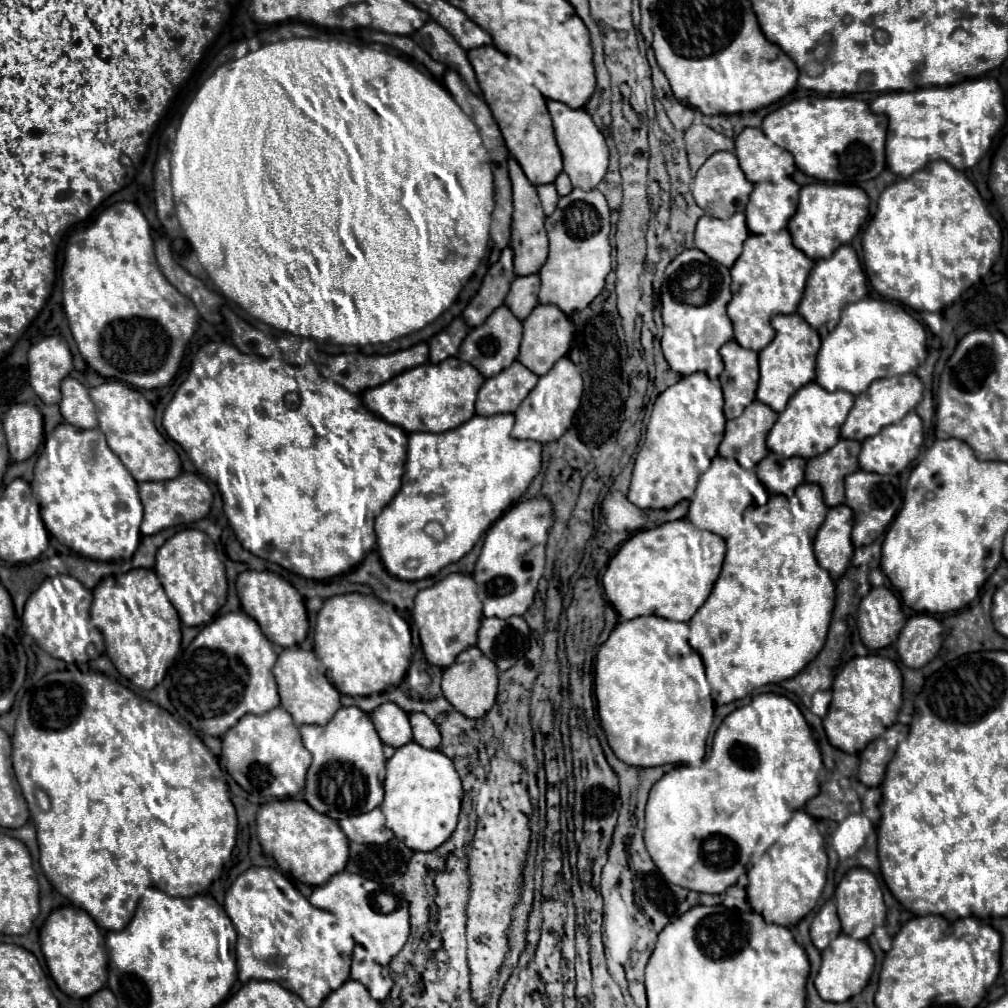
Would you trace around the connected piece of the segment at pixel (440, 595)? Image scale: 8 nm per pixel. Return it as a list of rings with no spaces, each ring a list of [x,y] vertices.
[[[450,573],[442,581],[416,595],[414,623],[420,633],[422,649],[432,665],[442,669],[450,667],[454,659],[468,647],[476,645],[476,633],[482,621],[482,603],[476,595],[476,583],[470,575]]]

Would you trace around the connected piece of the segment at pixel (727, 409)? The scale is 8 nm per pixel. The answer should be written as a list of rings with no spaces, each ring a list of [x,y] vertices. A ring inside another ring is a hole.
[[[728,341],[720,355],[724,359],[724,371],[720,375],[724,391],[724,415],[736,419],[754,401],[758,387],[758,353],[740,347],[736,341]]]

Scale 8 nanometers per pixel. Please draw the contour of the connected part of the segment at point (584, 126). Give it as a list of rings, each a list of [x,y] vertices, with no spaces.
[[[548,101],[548,111],[554,123],[554,133],[558,147],[564,159],[564,171],[568,173],[572,187],[580,187],[584,191],[596,189],[596,185],[604,179],[608,169],[608,147],[604,135],[594,125],[592,117],[584,109],[570,109],[560,101]]]

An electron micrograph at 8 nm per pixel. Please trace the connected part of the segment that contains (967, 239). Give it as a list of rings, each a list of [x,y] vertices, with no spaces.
[[[934,161],[930,169],[916,171],[908,179],[898,179],[886,187],[878,199],[878,211],[862,235],[864,267],[872,287],[882,297],[900,301],[914,311],[940,311],[952,305],[966,289],[990,272],[1001,245],[998,221],[986,209],[974,183],[946,161]]]

